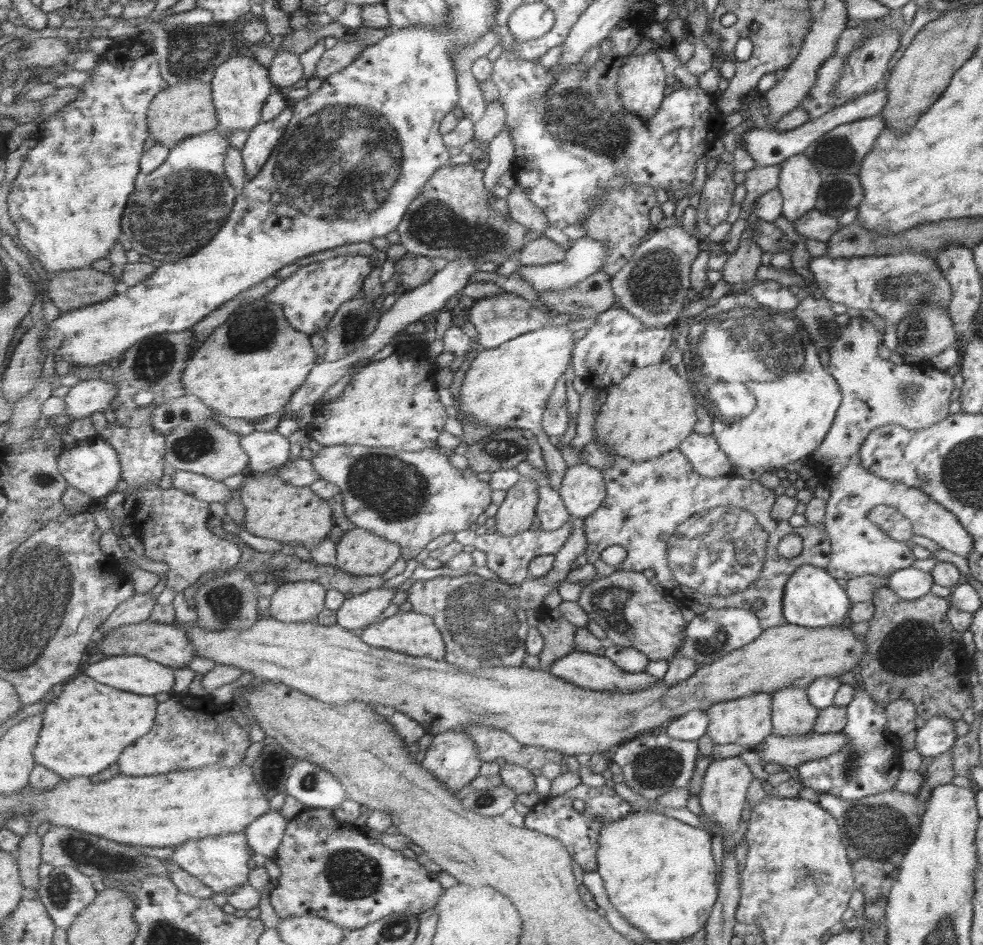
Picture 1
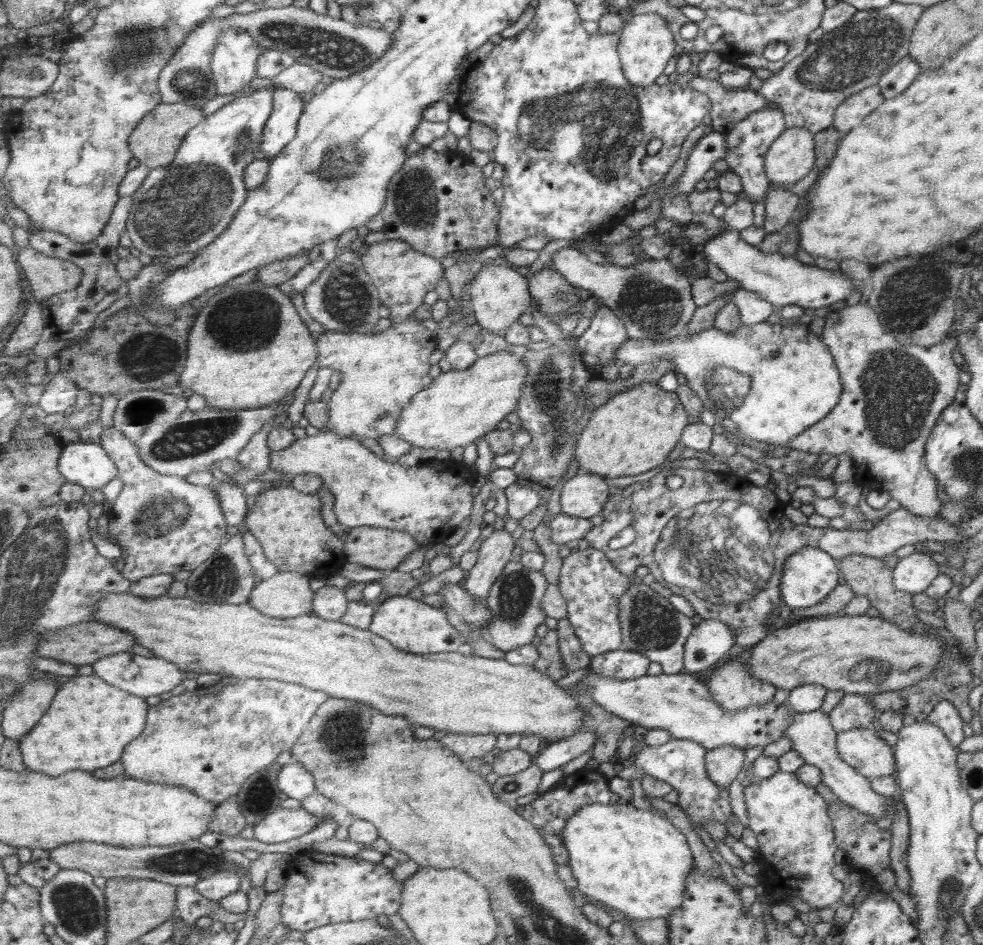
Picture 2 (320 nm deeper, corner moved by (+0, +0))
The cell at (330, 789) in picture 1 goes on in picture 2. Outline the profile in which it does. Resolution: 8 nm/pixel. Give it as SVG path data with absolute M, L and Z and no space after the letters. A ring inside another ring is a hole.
M296 760L283 766L278 776L279 790L291 799L302 802L318 791L313 774Z

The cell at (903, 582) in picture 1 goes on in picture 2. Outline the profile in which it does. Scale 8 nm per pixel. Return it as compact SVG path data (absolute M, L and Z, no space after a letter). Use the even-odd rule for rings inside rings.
M914 550L911 554L898 558L897 564L892 568L892 585L909 594L921 593L937 575L936 562L929 555Z

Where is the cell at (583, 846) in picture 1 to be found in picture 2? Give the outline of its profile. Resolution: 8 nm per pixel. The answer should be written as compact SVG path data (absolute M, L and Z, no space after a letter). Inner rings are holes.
M585 766L574 774L562 776L558 783L554 784L545 793L539 794L531 804L518 806L517 812L540 829L540 833L552 848L553 857L556 858L557 864L569 866L569 862L571 862L571 855L569 855L569 849L563 842L562 834L566 822L577 811L589 806L589 804L615 805L623 803L621 797L611 791L609 782L610 779L601 774L601 772Z

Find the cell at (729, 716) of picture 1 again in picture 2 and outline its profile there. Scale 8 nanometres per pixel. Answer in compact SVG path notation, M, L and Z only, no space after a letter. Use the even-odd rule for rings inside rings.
M736 659L714 666L707 685L712 699L727 712L768 703L776 689L754 677L749 666Z

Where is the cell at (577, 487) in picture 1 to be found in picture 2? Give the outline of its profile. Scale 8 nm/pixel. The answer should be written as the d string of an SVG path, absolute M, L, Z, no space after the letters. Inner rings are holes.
M580 471L562 487L560 504L562 512L578 518L601 515L609 502L609 484L601 475Z

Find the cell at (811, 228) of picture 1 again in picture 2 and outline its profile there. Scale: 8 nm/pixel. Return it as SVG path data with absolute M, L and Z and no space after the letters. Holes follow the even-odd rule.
M771 183L763 202L764 219L762 229L775 233L785 226L797 212L800 198L787 190L787 187Z

